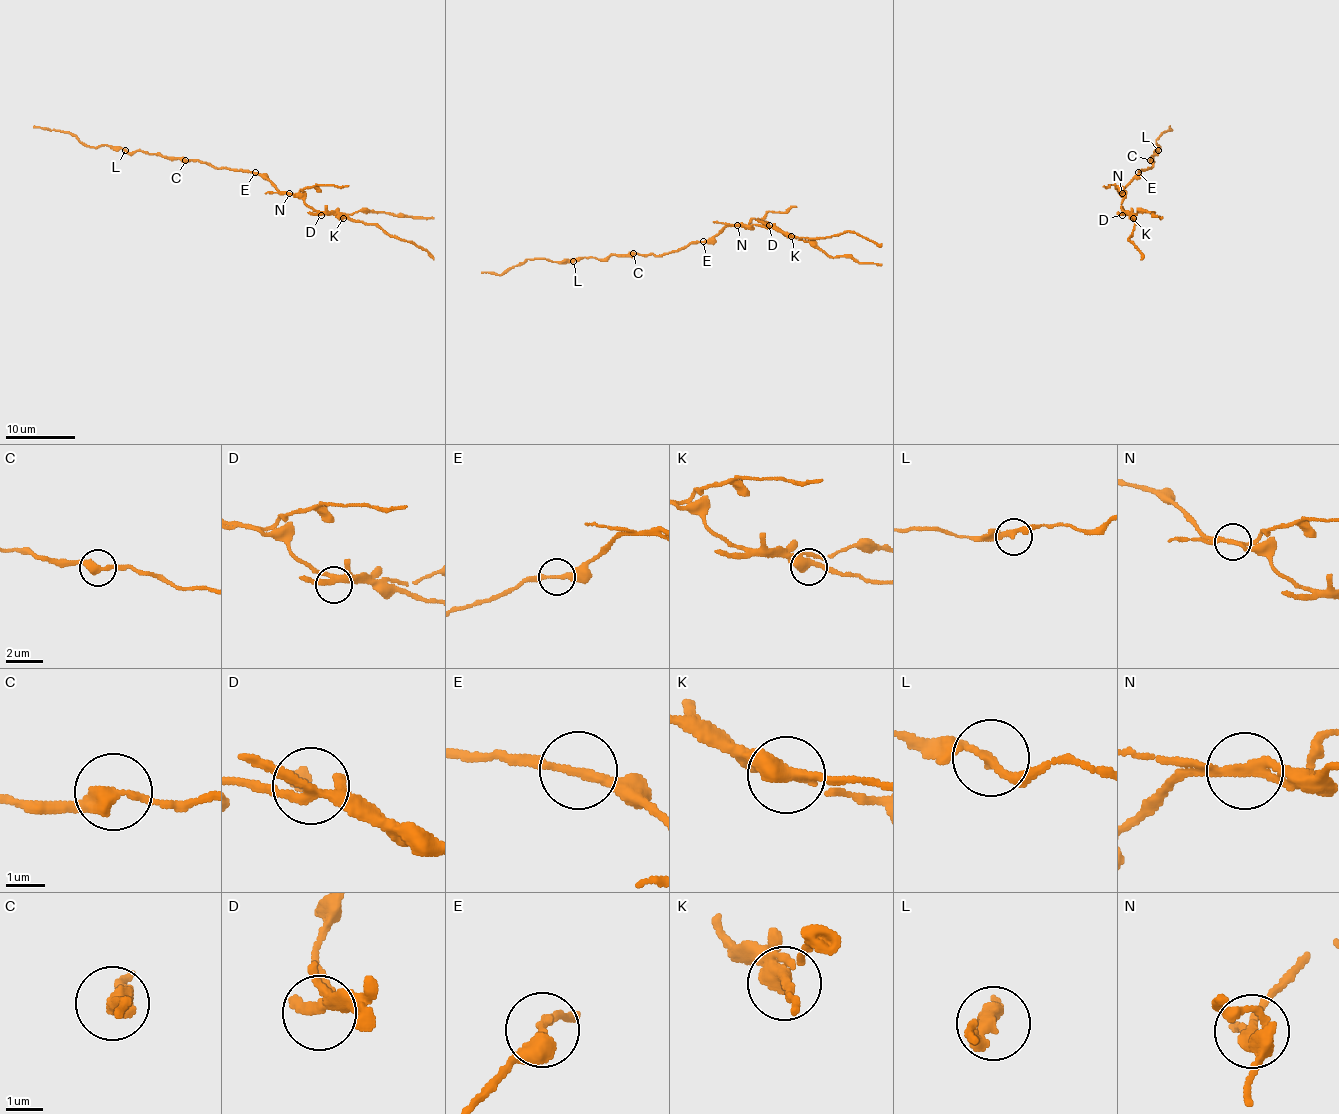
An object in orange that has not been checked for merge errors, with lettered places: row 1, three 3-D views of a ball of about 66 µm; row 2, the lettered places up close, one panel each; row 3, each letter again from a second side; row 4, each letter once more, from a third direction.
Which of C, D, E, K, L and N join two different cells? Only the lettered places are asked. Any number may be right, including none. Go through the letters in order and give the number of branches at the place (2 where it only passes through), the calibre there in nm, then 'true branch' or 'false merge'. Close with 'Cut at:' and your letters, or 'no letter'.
C: 2 | 360 nm | true branch
D: 4 | 240 nm | true branch
E: 2 | 220 nm | true branch
K: 3 | 360 nm | true branch
L: 2 | 240 nm | true branch
N: 2 | 240 nm | false merge
Cut at: N

